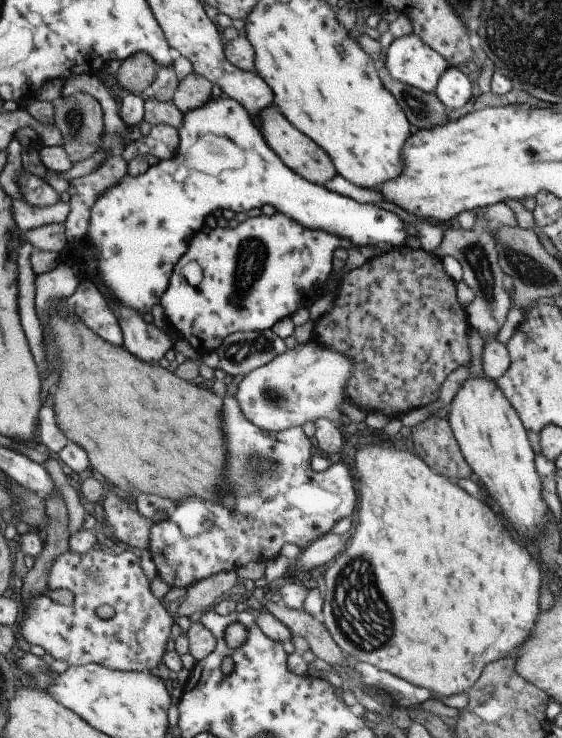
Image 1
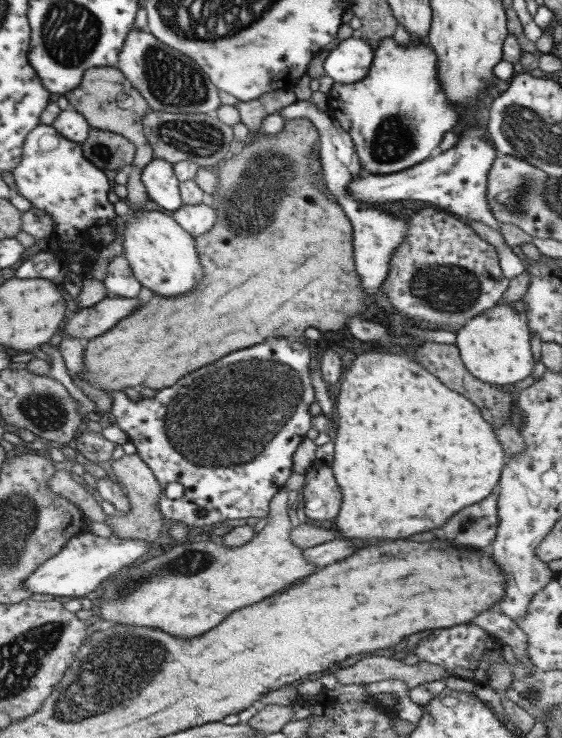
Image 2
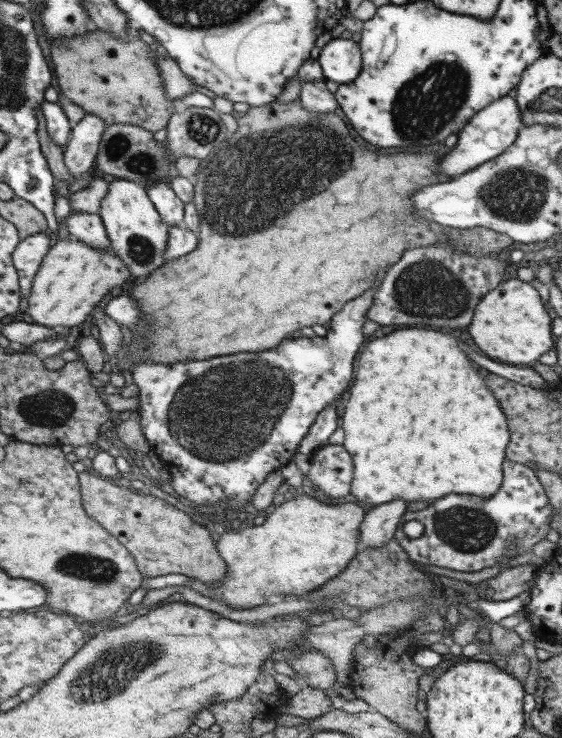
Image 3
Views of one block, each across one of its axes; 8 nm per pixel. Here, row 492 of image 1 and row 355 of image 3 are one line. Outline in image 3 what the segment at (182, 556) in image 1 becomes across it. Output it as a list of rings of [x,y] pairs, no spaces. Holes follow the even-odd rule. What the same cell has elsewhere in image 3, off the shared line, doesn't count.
[[[381,270],[377,279],[374,282],[374,287],[372,289],[366,290],[362,293],[362,297],[358,297],[348,303],[346,306],[334,314],[334,318],[331,319],[331,326],[328,328],[328,333],[322,338],[312,338],[308,337],[297,338],[296,340],[288,340],[286,338],[286,344],[280,342],[275,348],[264,352],[242,352],[237,355],[232,356],[216,356],[216,358],[210,358],[210,360],[188,360],[186,362],[178,362],[174,364],[174,370],[172,370],[172,364],[154,364],[154,362],[148,362],[148,360],[142,360],[138,362],[136,366],[132,369],[132,381],[136,383],[139,388],[140,405],[136,412],[140,415],[140,428],[142,428],[142,434],[146,437],[146,440],[151,446],[151,450],[154,451],[161,460],[162,466],[167,469],[171,474],[171,482],[168,489],[178,496],[183,501],[189,504],[207,504],[208,506],[220,506],[227,508],[236,507],[239,508],[252,502],[253,496],[257,490],[259,484],[266,480],[269,472],[280,470],[285,466],[297,452],[300,441],[308,434],[312,425],[316,421],[317,416],[327,407],[329,404],[335,403],[345,388],[348,388],[350,380],[352,380],[352,372],[354,372],[354,358],[360,350],[360,346],[364,344],[364,335],[362,334],[362,328],[364,324],[368,321],[366,319],[366,314],[368,310],[372,307],[372,302],[374,302],[374,294],[378,292],[380,284],[382,284],[383,276],[388,270]]]

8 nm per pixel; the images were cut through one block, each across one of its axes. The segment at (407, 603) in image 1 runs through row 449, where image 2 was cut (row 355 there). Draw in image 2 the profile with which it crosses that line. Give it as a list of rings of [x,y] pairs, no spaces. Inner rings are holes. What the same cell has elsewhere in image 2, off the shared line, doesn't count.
[[[373,352],[360,354],[352,362],[352,368],[346,373],[344,382],[340,384],[340,393],[336,400],[336,416],[338,428],[332,432],[334,442],[334,458],[331,465],[334,478],[342,490],[342,508],[336,518],[338,530],[346,538],[408,538],[412,534],[428,532],[432,528],[440,528],[450,516],[460,512],[462,508],[484,500],[499,483],[502,469],[507,463],[507,457],[502,450],[498,437],[494,435],[493,426],[486,423],[481,410],[470,400],[464,398],[459,392],[450,390],[442,384],[437,376],[430,374],[418,362],[414,362],[408,355],[390,354],[388,352]]]

